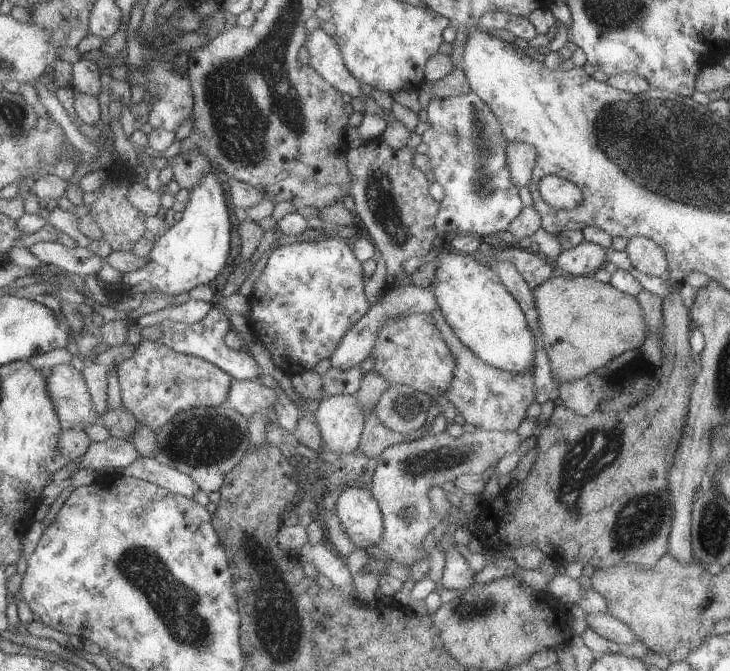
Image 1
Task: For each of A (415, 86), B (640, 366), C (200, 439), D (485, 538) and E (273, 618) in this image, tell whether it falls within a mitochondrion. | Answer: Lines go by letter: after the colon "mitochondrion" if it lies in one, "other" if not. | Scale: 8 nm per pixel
A: other
B: other
C: mitochondrion
D: other
E: mitochondrion

